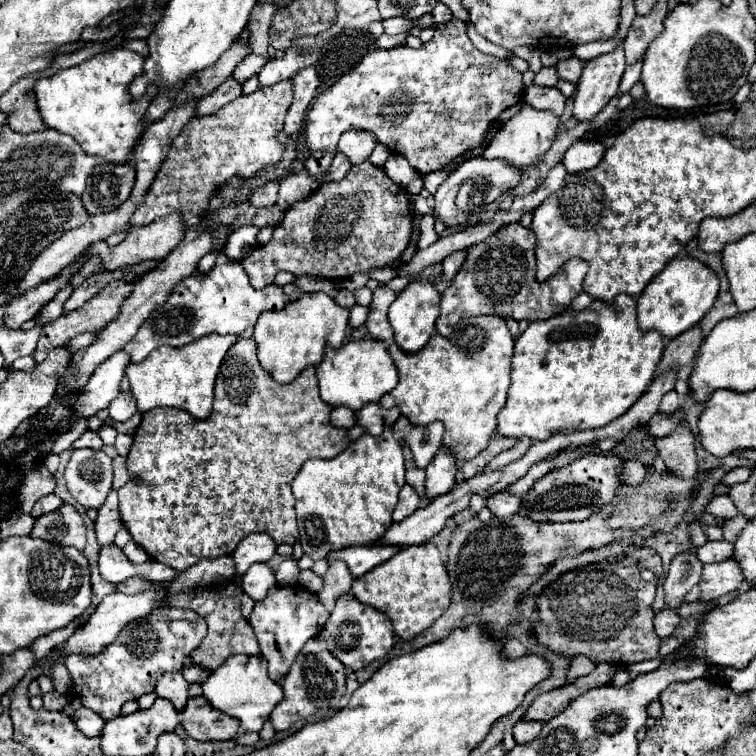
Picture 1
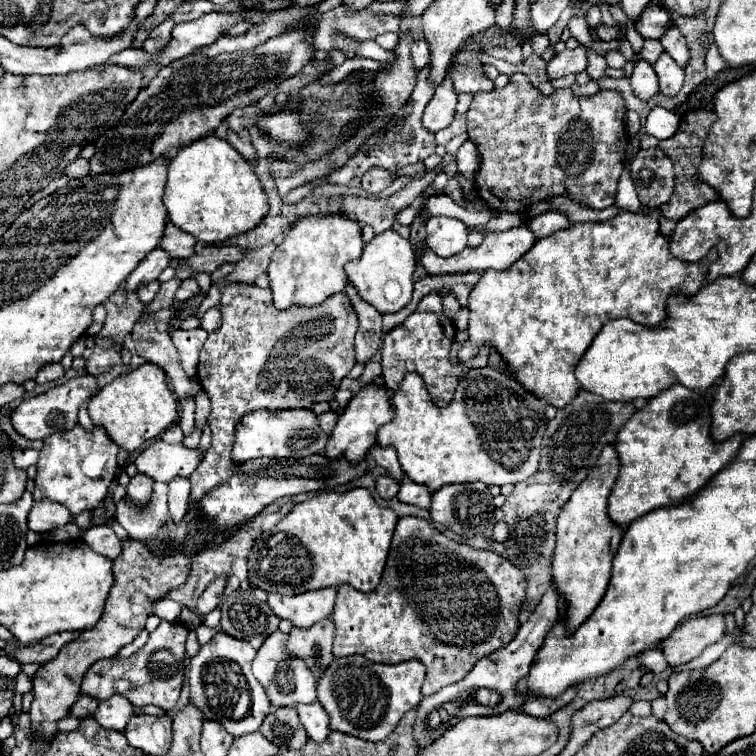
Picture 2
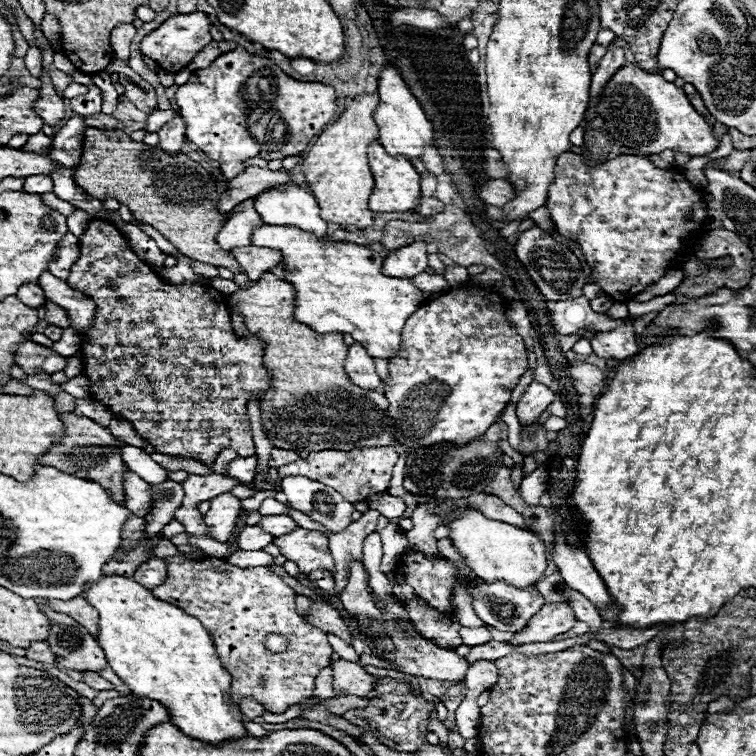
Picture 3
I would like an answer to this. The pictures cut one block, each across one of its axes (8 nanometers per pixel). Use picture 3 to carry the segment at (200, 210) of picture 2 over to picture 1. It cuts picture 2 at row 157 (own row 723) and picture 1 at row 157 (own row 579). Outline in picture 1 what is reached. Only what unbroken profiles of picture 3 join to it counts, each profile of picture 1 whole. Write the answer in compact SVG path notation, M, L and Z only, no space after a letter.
M116 48L110 52L96 54L94 58L60 70L50 78L40 78L34 84L36 106L48 128L64 134L72 134L76 142L88 152L98 154L106 162L126 164L132 160L134 146L140 132L140 116L158 94L156 86L148 86L148 96L140 99L140 104L132 104L126 94L126 86L134 76L144 72L144 58L136 52Z

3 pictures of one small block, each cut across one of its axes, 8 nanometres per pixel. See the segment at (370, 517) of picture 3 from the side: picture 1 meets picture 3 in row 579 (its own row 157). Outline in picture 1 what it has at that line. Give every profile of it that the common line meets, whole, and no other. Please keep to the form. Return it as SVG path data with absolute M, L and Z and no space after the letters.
M336 154L334 156L334 162L332 162L332 166L330 166L330 172L328 172L328 178L330 180L342 180L344 176L346 176L346 172L350 170L350 160L344 156L344 154Z

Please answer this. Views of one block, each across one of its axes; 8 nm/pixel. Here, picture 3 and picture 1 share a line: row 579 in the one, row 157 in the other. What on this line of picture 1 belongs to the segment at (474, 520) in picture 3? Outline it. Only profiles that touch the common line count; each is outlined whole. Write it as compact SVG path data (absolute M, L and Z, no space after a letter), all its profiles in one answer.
M524 106L514 118L510 118L496 132L496 136L492 138L488 148L482 152L482 158L486 158L486 160L504 160L504 162L508 162L514 168L528 170L530 166L536 166L536 162L542 160L542 156L552 146L552 142L556 138L558 122L560 120L548 110L534 110L532 106Z

